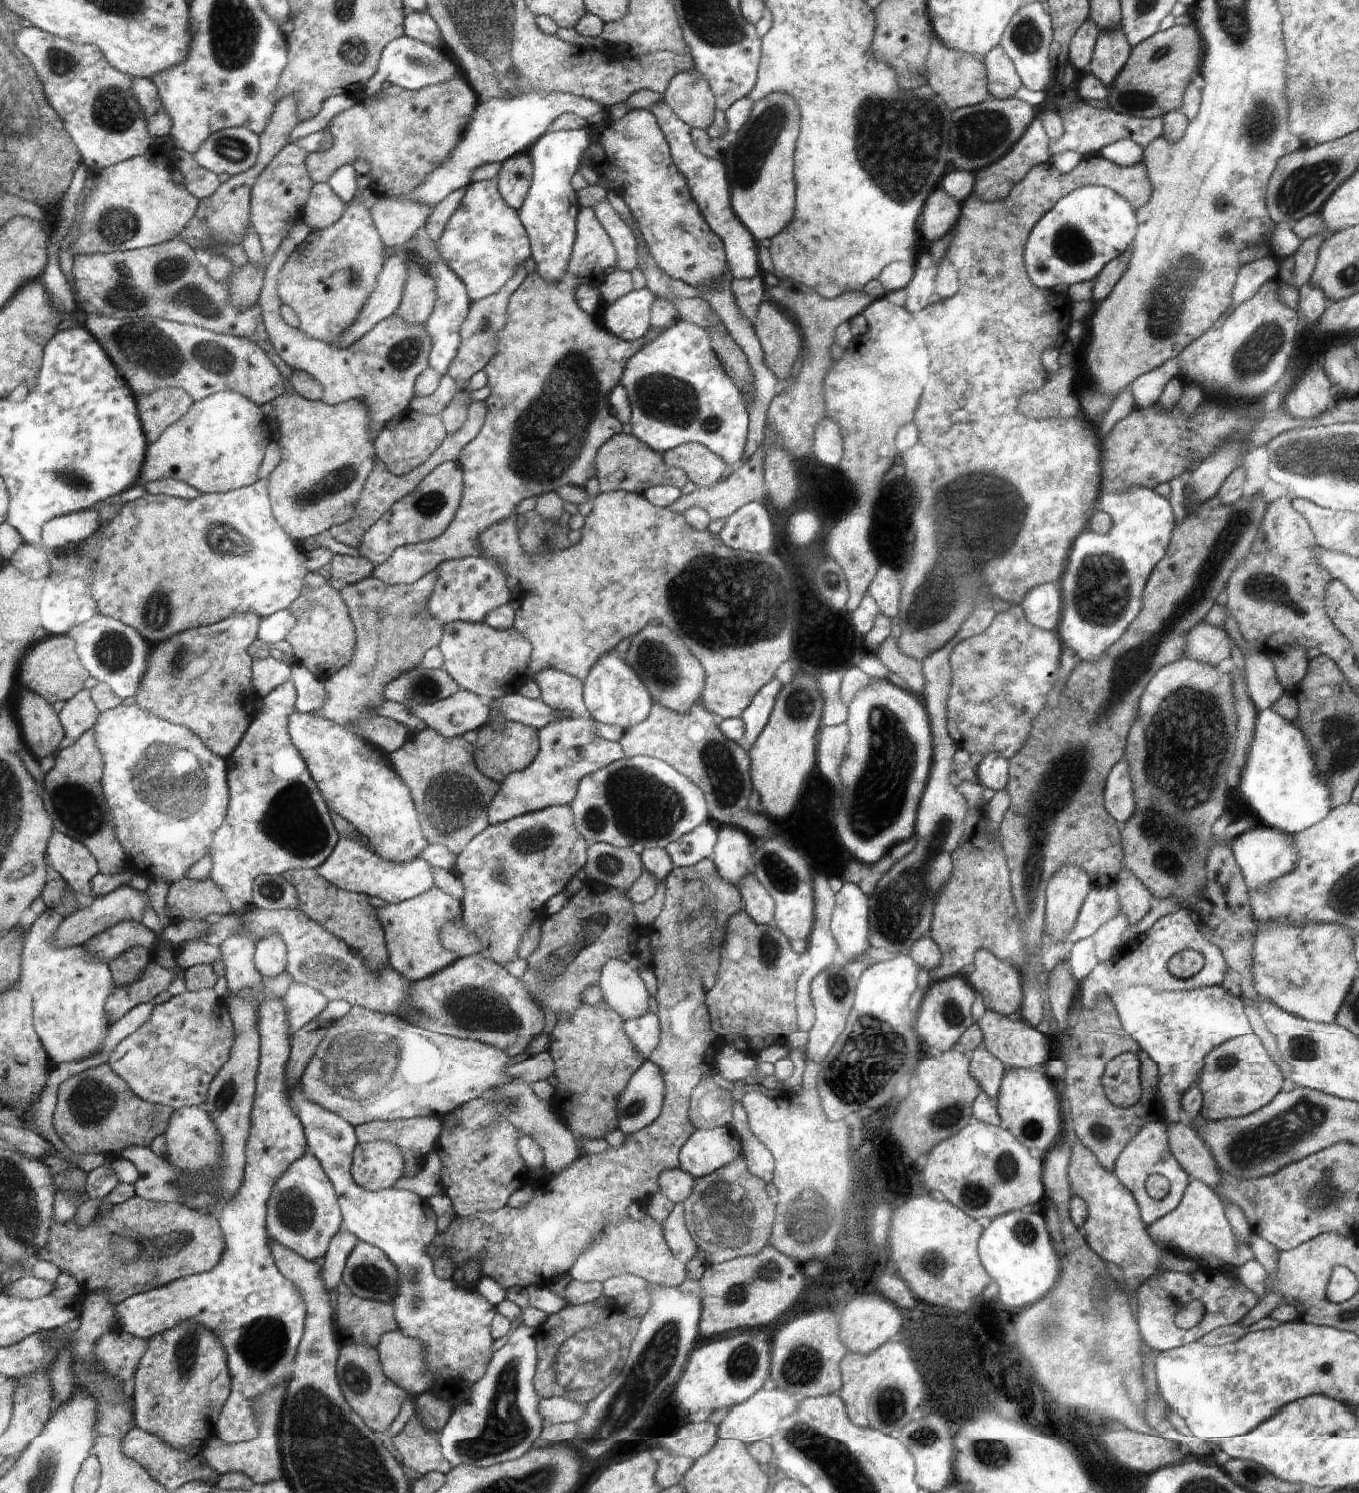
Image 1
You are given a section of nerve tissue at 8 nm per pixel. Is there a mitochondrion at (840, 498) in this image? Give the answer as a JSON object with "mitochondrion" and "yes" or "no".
{"mitochondrion":"no"}

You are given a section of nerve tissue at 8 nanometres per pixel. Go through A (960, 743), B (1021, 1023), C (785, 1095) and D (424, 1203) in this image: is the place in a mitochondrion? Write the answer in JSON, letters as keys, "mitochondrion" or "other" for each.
{"A":"other","B":"other","C":"other","D":"other"}

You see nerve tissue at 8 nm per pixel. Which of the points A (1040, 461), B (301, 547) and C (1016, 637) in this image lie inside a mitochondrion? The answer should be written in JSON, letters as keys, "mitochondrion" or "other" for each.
{"A":"other","B":"other","C":"mitochondrion"}

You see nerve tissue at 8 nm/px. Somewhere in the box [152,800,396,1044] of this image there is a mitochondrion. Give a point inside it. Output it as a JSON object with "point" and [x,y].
{"point":[341,981]}

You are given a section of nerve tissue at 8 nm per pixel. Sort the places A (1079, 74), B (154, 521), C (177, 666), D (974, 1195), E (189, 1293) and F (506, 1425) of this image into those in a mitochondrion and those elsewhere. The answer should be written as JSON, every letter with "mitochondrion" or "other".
{"A":"other","B":"other","C":"mitochondrion","D":"mitochondrion","E":"other","F":"mitochondrion"}

